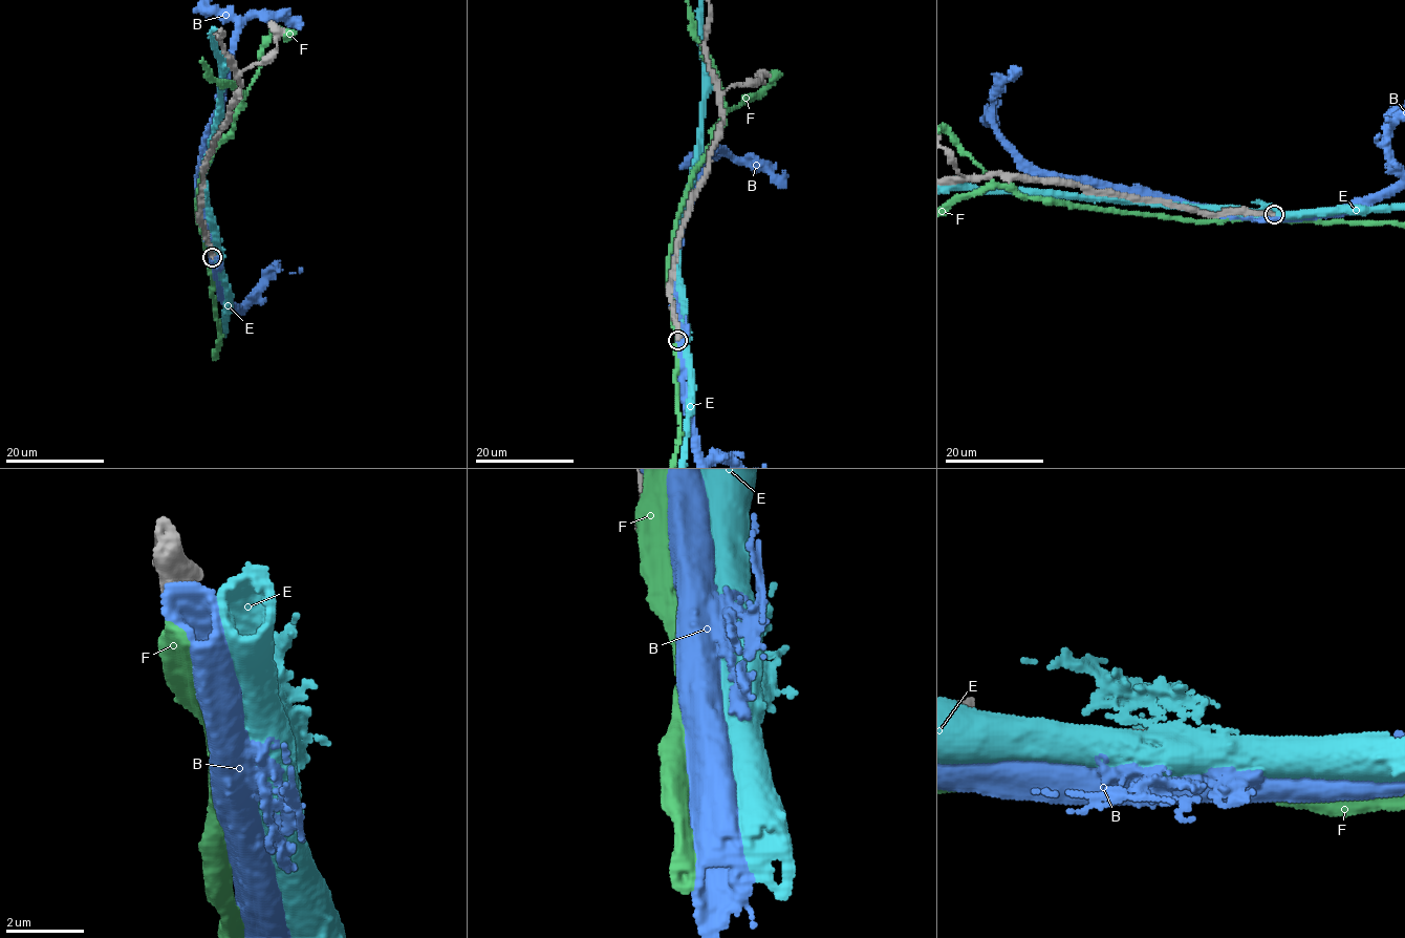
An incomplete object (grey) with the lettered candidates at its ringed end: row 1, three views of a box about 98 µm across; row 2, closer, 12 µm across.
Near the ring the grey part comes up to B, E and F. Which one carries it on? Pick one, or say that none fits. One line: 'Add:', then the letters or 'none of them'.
Add: none of them

